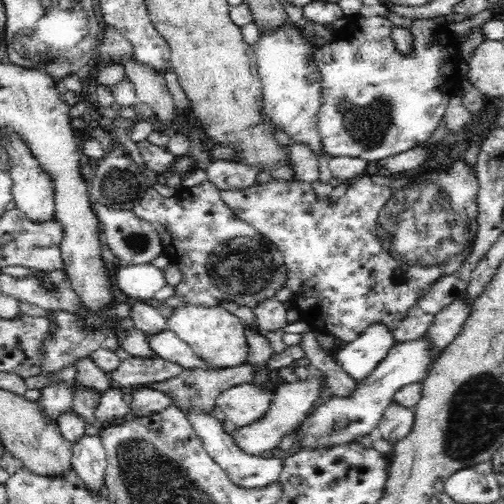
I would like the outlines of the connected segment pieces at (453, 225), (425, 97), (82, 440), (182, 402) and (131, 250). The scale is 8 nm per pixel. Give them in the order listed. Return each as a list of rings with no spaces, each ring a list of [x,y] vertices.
[[[454,160],[454,162],[448,162],[446,166],[438,166],[431,171],[423,170],[421,173],[415,173],[414,176],[406,176],[406,173],[396,176],[364,173],[361,177],[350,182],[345,194],[335,202],[330,201],[328,197],[318,197],[310,184],[299,180],[271,180],[242,190],[220,190],[220,197],[226,206],[233,210],[237,218],[256,228],[258,233],[278,248],[278,251],[283,255],[289,274],[298,278],[302,283],[300,292],[294,294],[291,299],[292,306],[299,312],[299,321],[311,326],[315,332],[335,336],[340,345],[343,345],[354,341],[370,324],[376,324],[376,322],[385,324],[393,331],[398,326],[398,322],[402,318],[406,318],[406,314],[418,302],[418,298],[424,296],[436,280],[462,268],[462,260],[470,253],[471,245],[474,244],[474,238],[477,236],[479,209],[476,196],[478,196],[478,188],[477,170],[471,165],[469,166],[464,160]]]
[[[352,16],[349,26],[334,32],[331,43],[315,50],[314,63],[320,71],[322,91],[317,129],[324,150],[332,157],[350,156],[376,162],[422,145],[438,128],[449,100],[461,87],[464,67],[458,61],[458,51],[446,42],[436,42],[436,24],[426,19],[424,24],[411,24],[414,52],[410,54],[396,50],[390,36],[394,27],[386,17]]]
[[[99,435],[81,436],[72,447],[72,469],[96,496],[105,487],[107,456]]]
[[[248,361],[232,368],[212,368],[212,370],[202,370],[194,368],[194,370],[184,369],[178,376],[164,382],[148,382],[148,384],[136,385],[135,387],[117,388],[124,393],[133,393],[136,388],[150,387],[160,390],[164,394],[170,395],[174,404],[185,412],[186,409],[196,409],[196,411],[206,411],[211,413],[217,404],[217,396],[226,388],[232,388],[234,385],[250,383],[252,376],[256,374],[256,365],[252,365]]]
[[[98,201],[92,203],[92,209],[94,209],[94,215],[100,221],[100,226],[106,235],[108,246],[116,256],[116,259],[118,259],[117,264],[119,266],[148,264],[163,254],[162,240],[153,225],[135,216],[132,210],[123,211],[116,208],[109,208]]]

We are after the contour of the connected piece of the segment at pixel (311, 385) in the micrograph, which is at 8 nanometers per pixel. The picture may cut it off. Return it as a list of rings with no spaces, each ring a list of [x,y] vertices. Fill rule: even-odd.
[[[310,375],[307,379],[296,381],[293,383],[280,384],[274,387],[272,400],[270,400],[270,406],[266,410],[266,414],[243,427],[237,427],[231,433],[234,444],[249,455],[269,455],[273,448],[276,448],[287,434],[292,433],[295,427],[298,427],[308,416],[308,412],[312,410],[312,404],[316,402],[318,398],[325,398],[327,396],[327,390],[320,388],[320,386],[327,385],[326,380],[316,377],[316,375]]]

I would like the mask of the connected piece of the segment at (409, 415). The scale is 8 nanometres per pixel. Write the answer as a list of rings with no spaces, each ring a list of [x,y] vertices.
[[[393,402],[384,411],[380,422],[377,424],[382,438],[396,443],[410,434],[415,422],[415,409],[406,408],[401,404]]]

